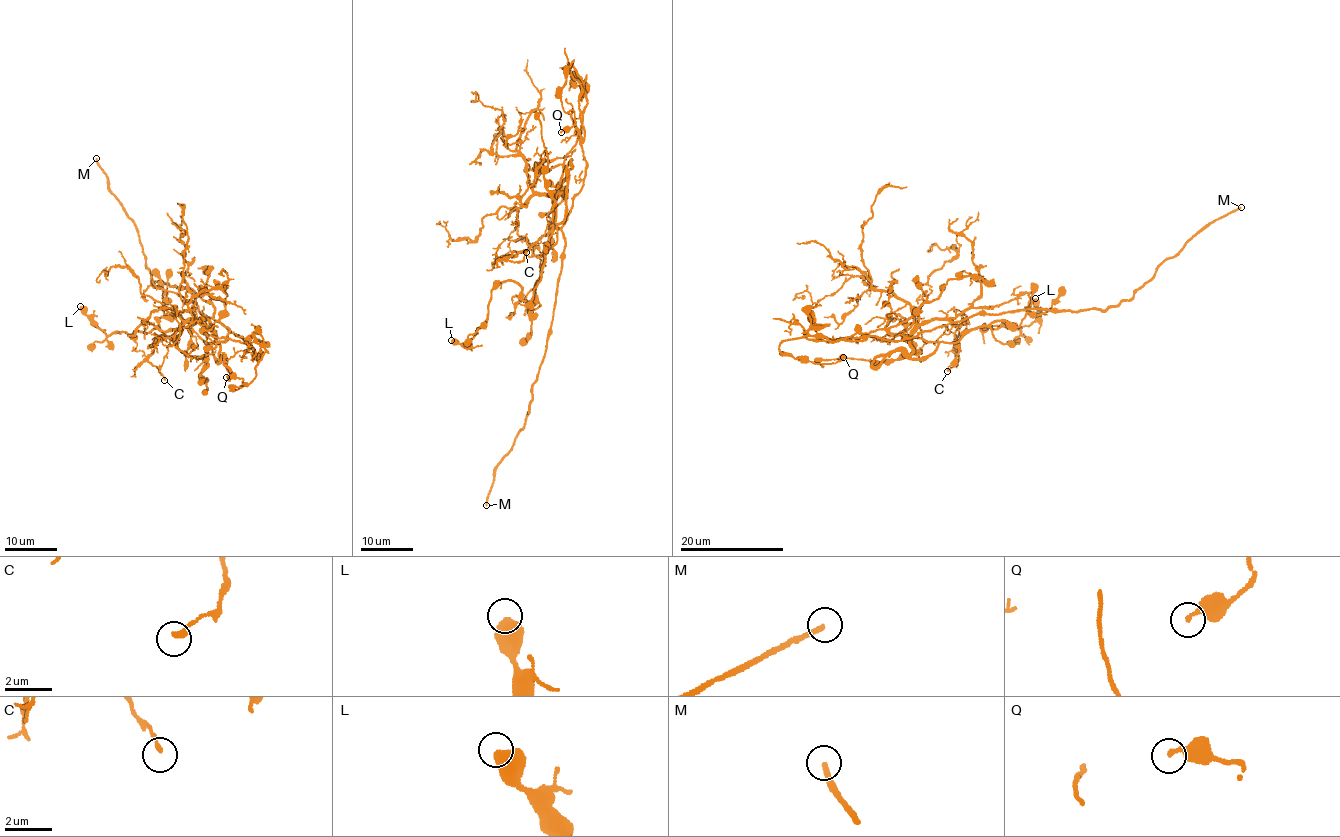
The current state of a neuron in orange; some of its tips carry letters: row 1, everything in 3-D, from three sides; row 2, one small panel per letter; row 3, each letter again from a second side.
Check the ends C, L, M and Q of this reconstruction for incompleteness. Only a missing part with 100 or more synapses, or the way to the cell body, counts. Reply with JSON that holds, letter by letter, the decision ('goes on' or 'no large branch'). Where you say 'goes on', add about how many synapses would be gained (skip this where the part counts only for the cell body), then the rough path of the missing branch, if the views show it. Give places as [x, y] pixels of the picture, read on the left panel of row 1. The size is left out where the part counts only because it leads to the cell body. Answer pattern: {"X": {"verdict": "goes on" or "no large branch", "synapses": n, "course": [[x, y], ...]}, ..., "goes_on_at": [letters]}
{"C": {"verdict": "no large branch"}, "L": {"verdict": "no large branch"}, "M": {"verdict": "goes on", "course": [[96, 158], [94, 154], [109, 112], [107, 99], [96, 95]]}, "Q": {"verdict": "no large branch"}, "goes_on_at": ["M"]}

